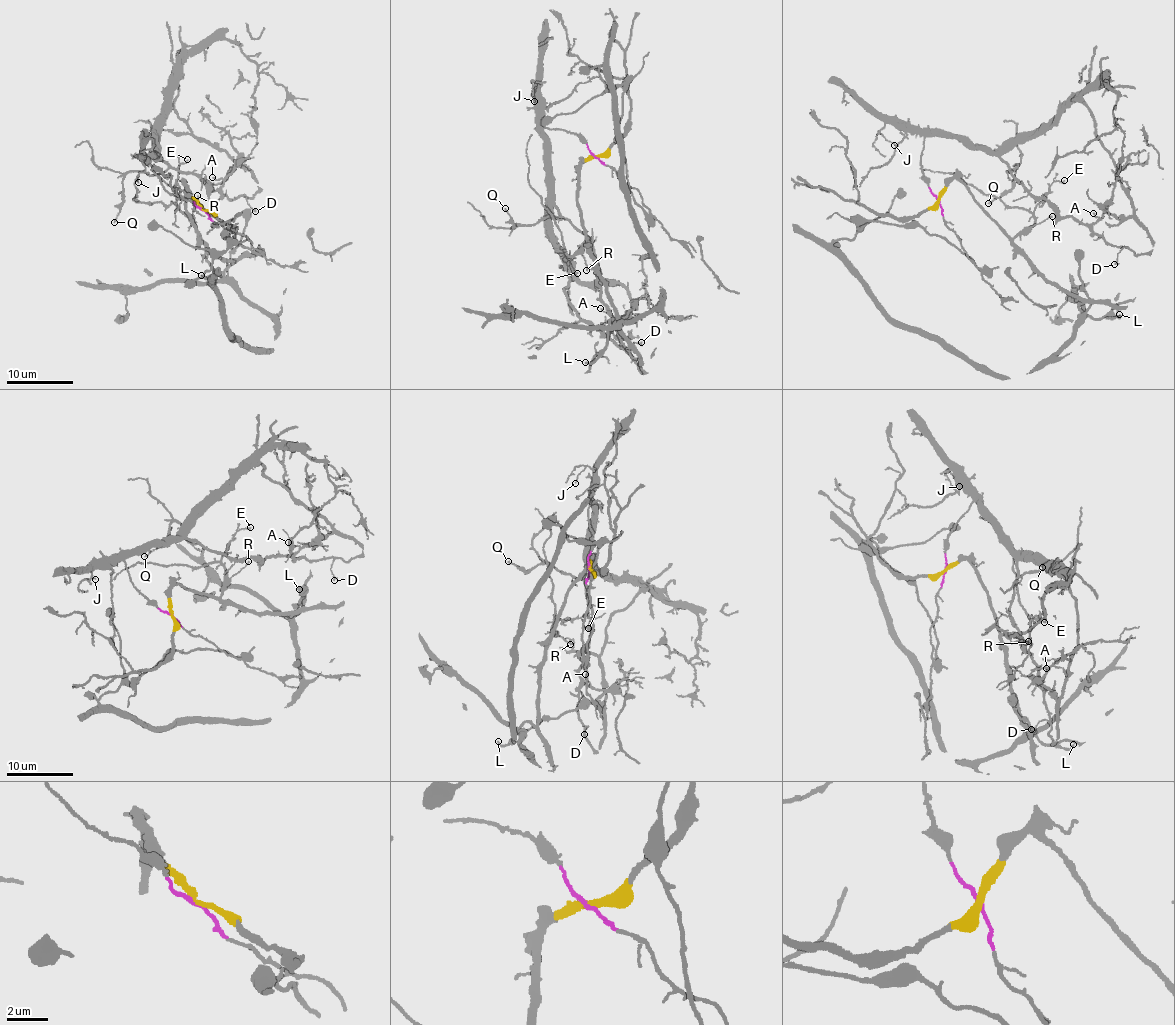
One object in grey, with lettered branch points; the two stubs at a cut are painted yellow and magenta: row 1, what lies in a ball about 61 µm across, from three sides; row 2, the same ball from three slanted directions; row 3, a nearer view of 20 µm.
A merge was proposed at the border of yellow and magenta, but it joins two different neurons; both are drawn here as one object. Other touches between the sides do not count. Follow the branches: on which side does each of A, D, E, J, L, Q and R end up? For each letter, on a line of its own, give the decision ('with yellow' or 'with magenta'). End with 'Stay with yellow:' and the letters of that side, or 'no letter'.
A: with magenta
D: with magenta
E: with yellow
J: with magenta
L: with yellow
Q: with magenta
R: with yellow
Stay with yellow: E, L, R

